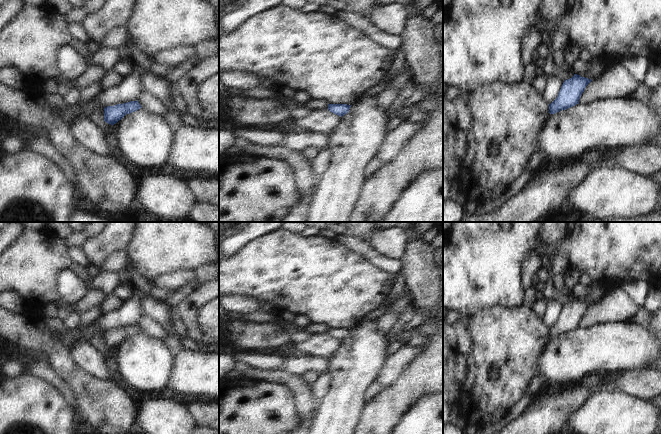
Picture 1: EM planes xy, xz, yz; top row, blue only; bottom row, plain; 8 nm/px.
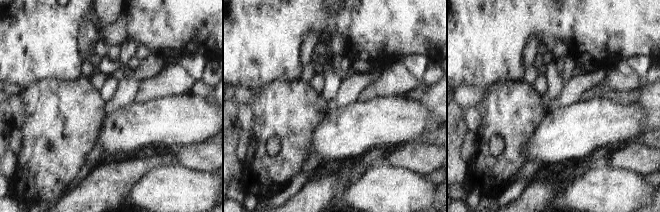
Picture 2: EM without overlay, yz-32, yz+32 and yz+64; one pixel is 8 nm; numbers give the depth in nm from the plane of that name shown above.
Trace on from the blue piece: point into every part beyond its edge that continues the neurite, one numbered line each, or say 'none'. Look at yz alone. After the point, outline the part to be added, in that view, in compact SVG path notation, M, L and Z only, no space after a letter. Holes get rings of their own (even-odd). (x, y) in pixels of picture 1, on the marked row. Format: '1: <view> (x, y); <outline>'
none

